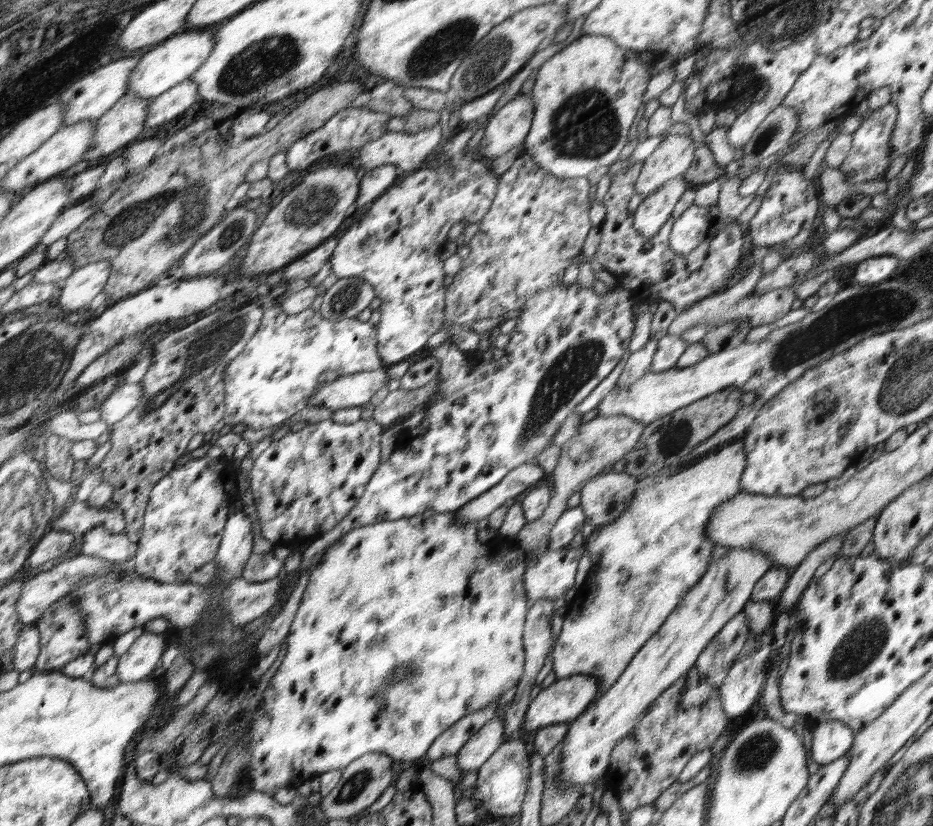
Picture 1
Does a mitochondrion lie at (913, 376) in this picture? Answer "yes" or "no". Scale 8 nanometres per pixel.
yes

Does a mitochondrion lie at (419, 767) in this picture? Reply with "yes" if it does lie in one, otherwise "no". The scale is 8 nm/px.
no

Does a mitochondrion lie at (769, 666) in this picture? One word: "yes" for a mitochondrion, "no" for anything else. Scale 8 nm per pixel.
no

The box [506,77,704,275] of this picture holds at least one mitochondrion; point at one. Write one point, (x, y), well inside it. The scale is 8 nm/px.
(586, 125)

